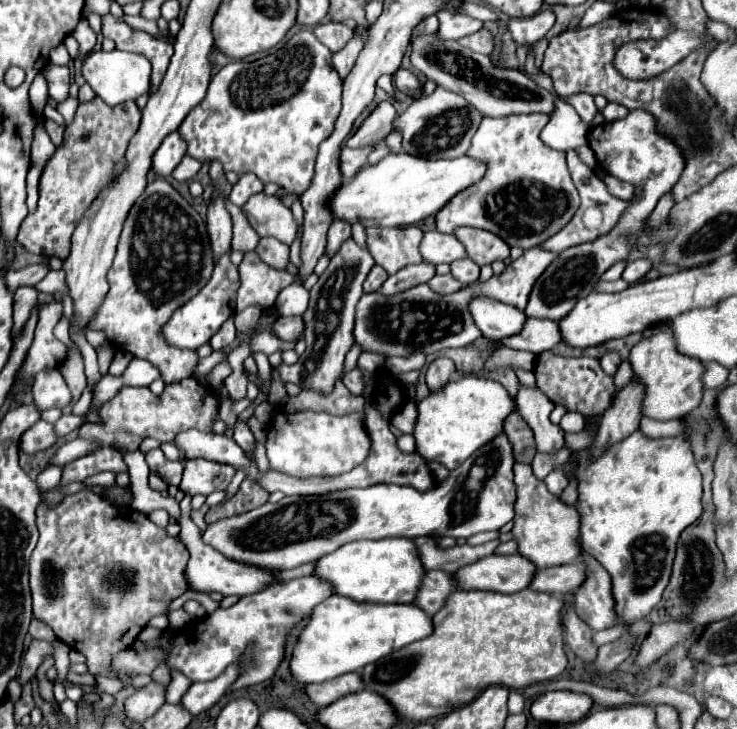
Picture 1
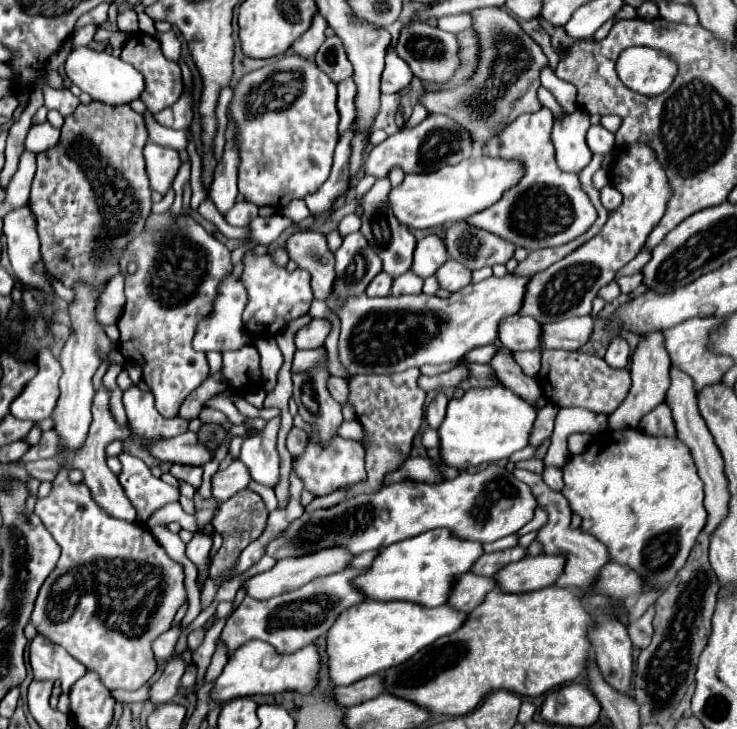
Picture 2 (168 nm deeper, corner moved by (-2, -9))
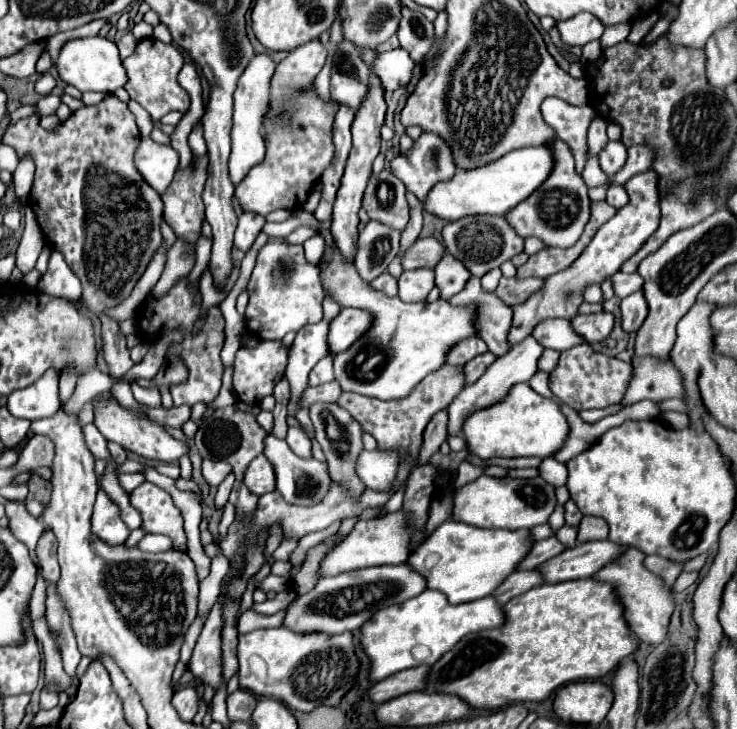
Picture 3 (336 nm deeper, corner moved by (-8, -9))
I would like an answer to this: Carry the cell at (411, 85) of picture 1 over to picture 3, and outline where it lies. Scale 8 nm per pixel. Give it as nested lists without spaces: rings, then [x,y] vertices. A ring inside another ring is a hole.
[[[401,47],[379,53],[373,63],[373,71],[381,79],[381,83],[387,91],[395,91],[397,87],[405,87],[411,81],[413,67],[415,67],[415,63],[407,55],[407,51],[403,51]]]

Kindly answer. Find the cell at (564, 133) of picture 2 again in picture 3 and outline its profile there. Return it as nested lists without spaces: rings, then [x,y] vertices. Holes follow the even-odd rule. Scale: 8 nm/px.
[[[587,151],[587,161],[585,161],[585,167],[583,167],[583,173],[581,173],[583,181],[587,187],[595,187],[595,185],[603,185],[607,181],[607,175],[603,175],[601,167],[599,167],[599,159],[597,155],[589,153]]]

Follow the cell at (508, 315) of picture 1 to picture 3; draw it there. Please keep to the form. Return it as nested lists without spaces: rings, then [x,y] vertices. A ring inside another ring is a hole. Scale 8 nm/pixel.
[[[543,319],[533,327],[531,337],[539,339],[539,345],[543,345],[545,349],[555,351],[565,351],[583,343],[583,339],[571,329],[567,319]]]

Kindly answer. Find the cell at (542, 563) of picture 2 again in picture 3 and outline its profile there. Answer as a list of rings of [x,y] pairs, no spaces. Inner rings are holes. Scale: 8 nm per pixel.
[[[587,541],[579,543],[573,549],[565,549],[563,555],[549,559],[543,563],[543,567],[537,569],[543,571],[545,583],[583,579],[591,577],[603,565],[611,563],[611,559],[615,559],[621,551],[623,547],[611,541]]]

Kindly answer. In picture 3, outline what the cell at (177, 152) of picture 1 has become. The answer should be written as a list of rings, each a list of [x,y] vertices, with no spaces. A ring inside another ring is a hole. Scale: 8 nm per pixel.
[[[151,137],[141,139],[135,153],[135,167],[157,193],[163,193],[171,185],[177,165],[179,153],[171,145],[159,145]]]

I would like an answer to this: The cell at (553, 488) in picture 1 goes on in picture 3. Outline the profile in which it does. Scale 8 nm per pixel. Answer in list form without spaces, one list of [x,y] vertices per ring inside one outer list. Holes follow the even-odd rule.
[[[547,457],[541,463],[539,471],[541,471],[541,477],[547,483],[551,483],[553,487],[561,487],[561,485],[567,483],[567,467],[563,463],[557,463],[553,457]]]

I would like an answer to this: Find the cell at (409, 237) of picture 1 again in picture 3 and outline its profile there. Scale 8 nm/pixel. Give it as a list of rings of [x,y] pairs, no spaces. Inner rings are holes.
[[[383,169],[377,175],[373,173],[363,195],[363,209],[369,219],[403,231],[409,221],[409,205],[405,201],[403,183],[389,169]]]

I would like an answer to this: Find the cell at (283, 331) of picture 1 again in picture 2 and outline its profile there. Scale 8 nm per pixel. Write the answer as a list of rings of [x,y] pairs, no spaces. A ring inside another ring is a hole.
[[[313,319],[307,327],[303,327],[297,337],[295,345],[297,349],[319,349],[323,347],[327,335],[331,333],[331,321],[329,319]]]

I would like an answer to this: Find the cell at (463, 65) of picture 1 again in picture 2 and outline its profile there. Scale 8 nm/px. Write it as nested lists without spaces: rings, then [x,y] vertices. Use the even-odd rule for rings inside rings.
[[[425,21],[409,23],[407,27],[401,29],[397,45],[395,45],[395,53],[411,67],[415,77],[419,77],[423,81],[437,83],[437,85],[445,85],[451,79],[451,75],[453,75],[453,71],[457,69],[457,63],[459,63],[455,35],[445,33],[437,27],[431,27]]]

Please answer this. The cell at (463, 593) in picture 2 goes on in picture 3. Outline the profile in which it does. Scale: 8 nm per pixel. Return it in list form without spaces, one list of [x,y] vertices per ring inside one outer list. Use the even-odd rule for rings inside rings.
[[[535,569],[533,571],[515,571],[491,593],[491,597],[499,599],[499,603],[507,603],[509,599],[513,599],[513,597],[517,597],[541,583],[543,583],[541,575]]]

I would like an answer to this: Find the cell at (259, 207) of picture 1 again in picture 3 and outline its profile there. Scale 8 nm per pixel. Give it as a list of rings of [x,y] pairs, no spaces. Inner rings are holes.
[[[325,245],[325,253],[319,261],[321,285],[325,293],[339,307],[365,309],[373,317],[369,331],[355,341],[347,351],[333,357],[335,379],[343,391],[361,393],[377,399],[401,399],[429,373],[437,371],[447,363],[451,347],[459,341],[475,337],[475,307],[453,307],[445,299],[435,303],[403,303],[399,297],[387,297],[375,291],[369,283],[359,279],[355,265],[347,261],[337,245]]]

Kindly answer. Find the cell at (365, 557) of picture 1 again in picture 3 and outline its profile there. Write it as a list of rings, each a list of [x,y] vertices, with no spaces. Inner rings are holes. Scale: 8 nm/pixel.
[[[461,521],[441,523],[417,549],[407,565],[425,577],[427,589],[441,591],[449,603],[467,603],[491,595],[491,591],[517,567],[531,547],[529,531],[479,529]]]

